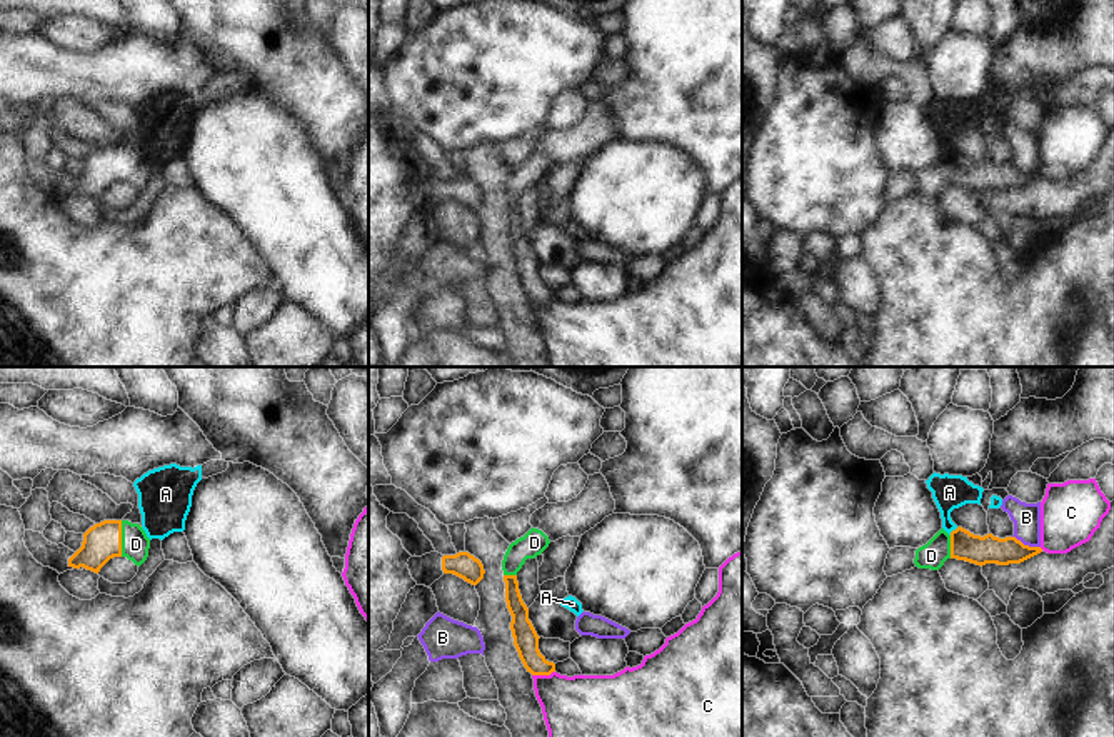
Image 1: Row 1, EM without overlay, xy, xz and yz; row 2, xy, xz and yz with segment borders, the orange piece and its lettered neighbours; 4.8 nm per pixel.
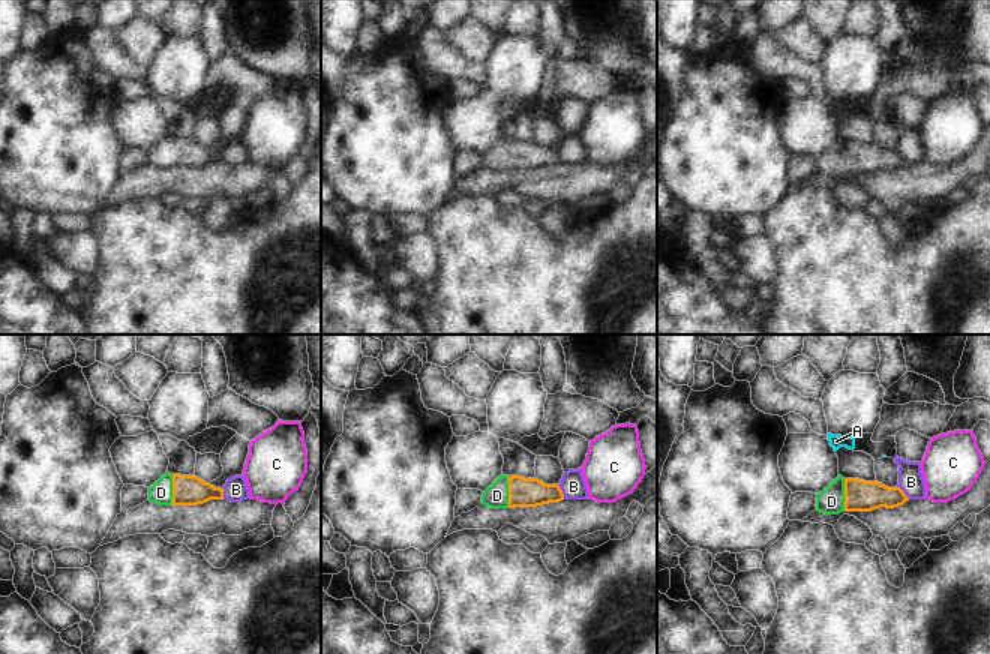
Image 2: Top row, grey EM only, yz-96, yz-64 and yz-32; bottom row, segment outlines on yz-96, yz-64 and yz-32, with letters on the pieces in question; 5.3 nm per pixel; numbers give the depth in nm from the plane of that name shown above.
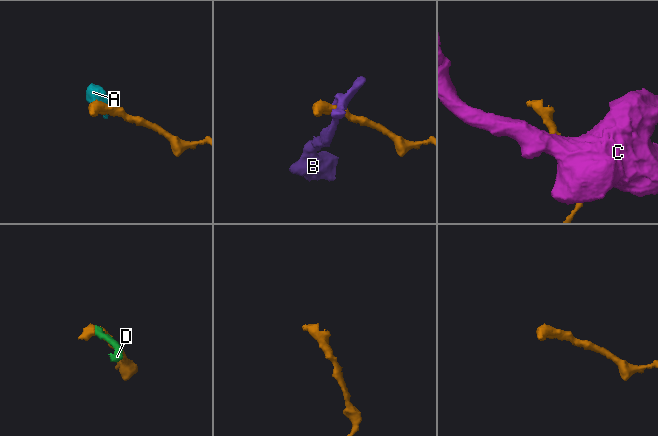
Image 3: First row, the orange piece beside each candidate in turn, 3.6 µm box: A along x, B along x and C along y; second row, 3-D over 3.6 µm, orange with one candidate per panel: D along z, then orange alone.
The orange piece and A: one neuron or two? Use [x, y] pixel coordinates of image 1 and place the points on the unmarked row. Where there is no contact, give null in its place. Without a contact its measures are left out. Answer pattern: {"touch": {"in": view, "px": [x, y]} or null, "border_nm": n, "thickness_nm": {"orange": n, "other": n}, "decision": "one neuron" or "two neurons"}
{"touch": {"in": "yz", "px": [953, 157]}, "border_nm": 60, "thickness_nm": {"orange": 140, "other": 170}, "decision": "two neurons"}

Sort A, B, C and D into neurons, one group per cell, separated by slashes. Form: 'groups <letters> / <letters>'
groups A / B / C / D

